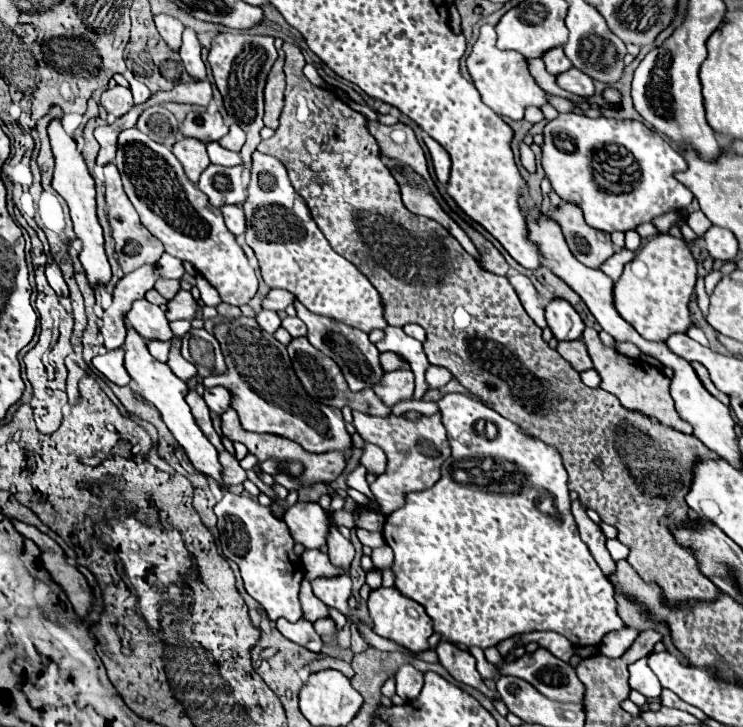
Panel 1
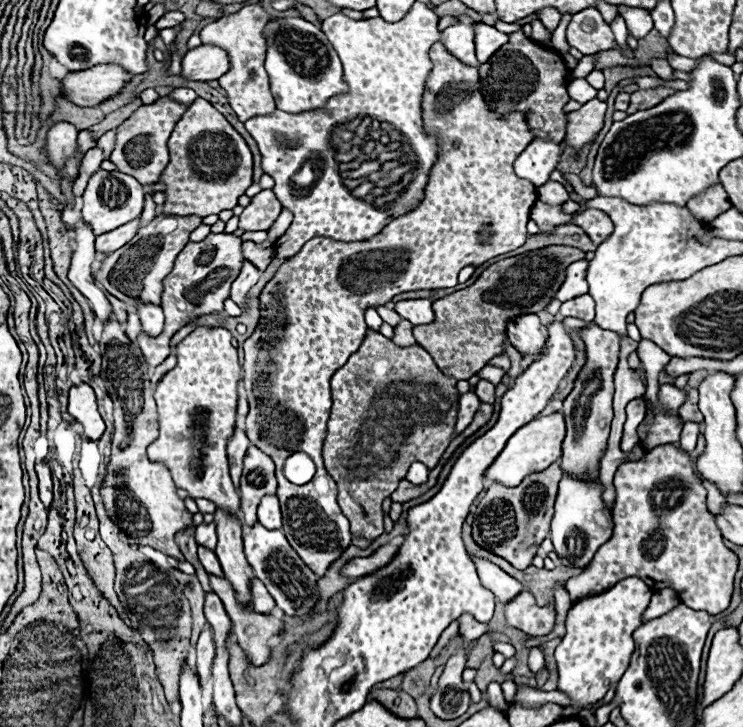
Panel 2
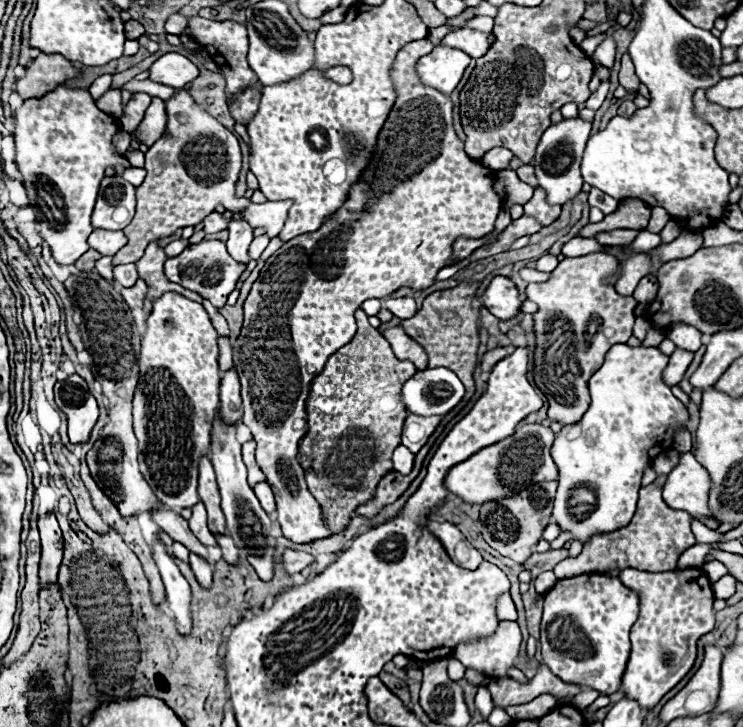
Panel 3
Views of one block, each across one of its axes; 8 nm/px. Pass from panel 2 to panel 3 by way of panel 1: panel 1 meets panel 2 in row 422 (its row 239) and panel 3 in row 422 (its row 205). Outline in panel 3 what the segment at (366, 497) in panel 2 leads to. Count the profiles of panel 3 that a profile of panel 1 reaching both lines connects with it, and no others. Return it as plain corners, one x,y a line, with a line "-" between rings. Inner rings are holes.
364,310
356,312
356,324
358,330
350,344
334,352
326,360
322,372
312,378
310,394
306,398
308,432
298,448
298,460
302,468
308,474
316,474
306,476
306,482
312,496
322,506
324,524
332,532
342,532
346,528
356,506
370,500
380,478
392,470
392,452
396,446
400,446
402,426
408,416
404,404
400,402
400,388
416,372
416,366
412,362
398,360
392,354
390,344
382,338
382,334
376,328
368,324
368,316

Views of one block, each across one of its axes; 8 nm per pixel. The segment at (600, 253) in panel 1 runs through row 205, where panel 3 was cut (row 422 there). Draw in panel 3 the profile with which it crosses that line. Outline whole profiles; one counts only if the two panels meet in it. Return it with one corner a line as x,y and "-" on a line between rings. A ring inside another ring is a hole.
588,254
578,258
564,258
546,282
526,286
526,298
538,304
538,310
532,314
534,338
536,338
532,378
548,400
550,420
558,420
562,424
574,424
586,412
590,404
588,380
592,372
598,370
610,346
624,344
632,336
632,326
636,320
634,308
638,302
632,296
620,296
612,284
606,284
606,278
614,276
616,270
618,270
618,260
612,254

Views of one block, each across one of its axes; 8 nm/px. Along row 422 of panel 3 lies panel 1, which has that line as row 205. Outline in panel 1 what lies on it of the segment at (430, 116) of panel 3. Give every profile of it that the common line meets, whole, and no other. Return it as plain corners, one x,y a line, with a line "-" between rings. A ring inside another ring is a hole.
260,152
252,154
252,178
244,212
248,224
246,244
254,250
262,278
270,288
284,288
310,312
330,316
364,332
388,326
376,288
354,264
332,250
320,228
314,224
304,198
290,184
284,164
274,156

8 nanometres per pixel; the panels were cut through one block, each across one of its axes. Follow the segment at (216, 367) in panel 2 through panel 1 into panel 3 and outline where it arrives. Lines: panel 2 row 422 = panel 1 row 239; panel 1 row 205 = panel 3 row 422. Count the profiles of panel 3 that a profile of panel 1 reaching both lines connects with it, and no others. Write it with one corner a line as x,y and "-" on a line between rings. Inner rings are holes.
166,292
160,298
154,298
152,302
152,310
146,318
146,330
142,334
142,342
140,342
140,358
138,358
138,386
134,392
134,400
132,400
132,422
134,422
134,434
138,438
138,466
140,472
144,476
144,480
150,484
154,496
168,508
172,510
182,510
182,508
190,508
194,506
200,498
196,492
198,486
198,458
202,454
210,452
210,422
214,420
216,408
220,406
220,398
218,398
218,390
220,390
220,374
218,374
218,332
212,328
210,318
206,314
206,310
202,308
202,304
192,302
176,292

